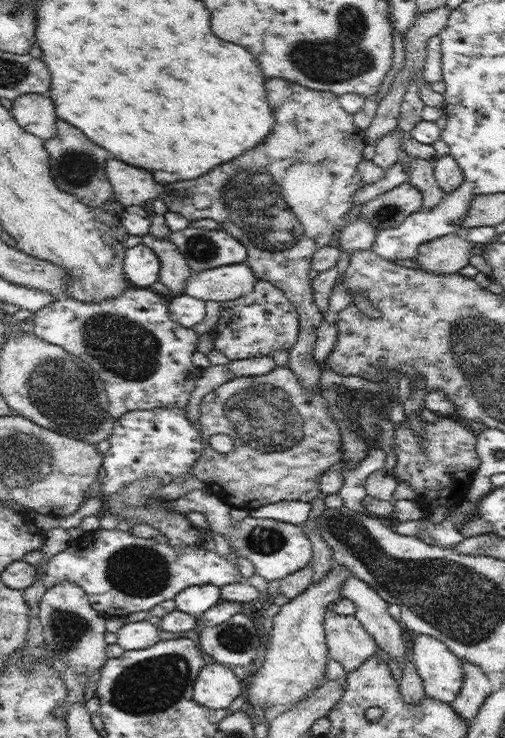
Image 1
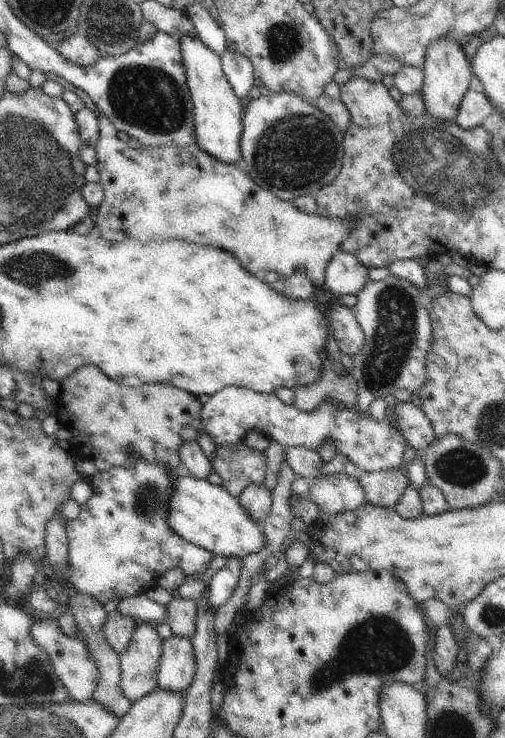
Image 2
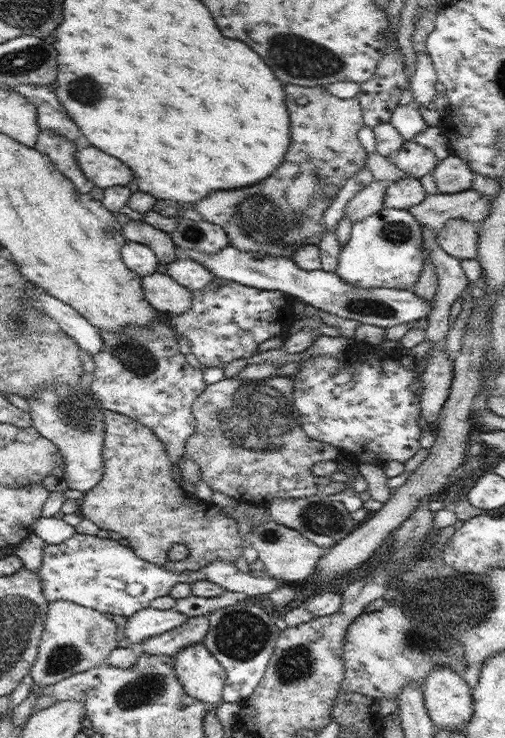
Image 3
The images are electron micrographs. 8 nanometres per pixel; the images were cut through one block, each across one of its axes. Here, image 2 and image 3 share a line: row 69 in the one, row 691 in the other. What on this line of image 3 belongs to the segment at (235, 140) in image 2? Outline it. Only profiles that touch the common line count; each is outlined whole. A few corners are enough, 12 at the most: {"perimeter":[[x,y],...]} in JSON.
{"perimeter":[[203,642],[186,645],[174,670],[186,693],[224,702],[226,671]]}

